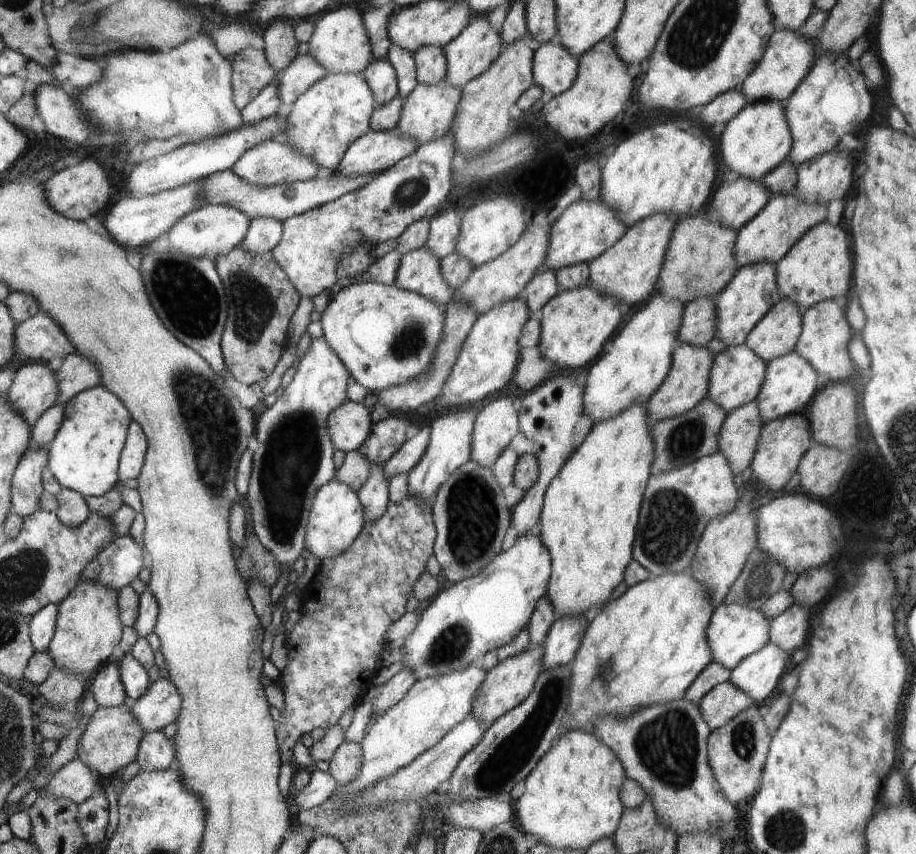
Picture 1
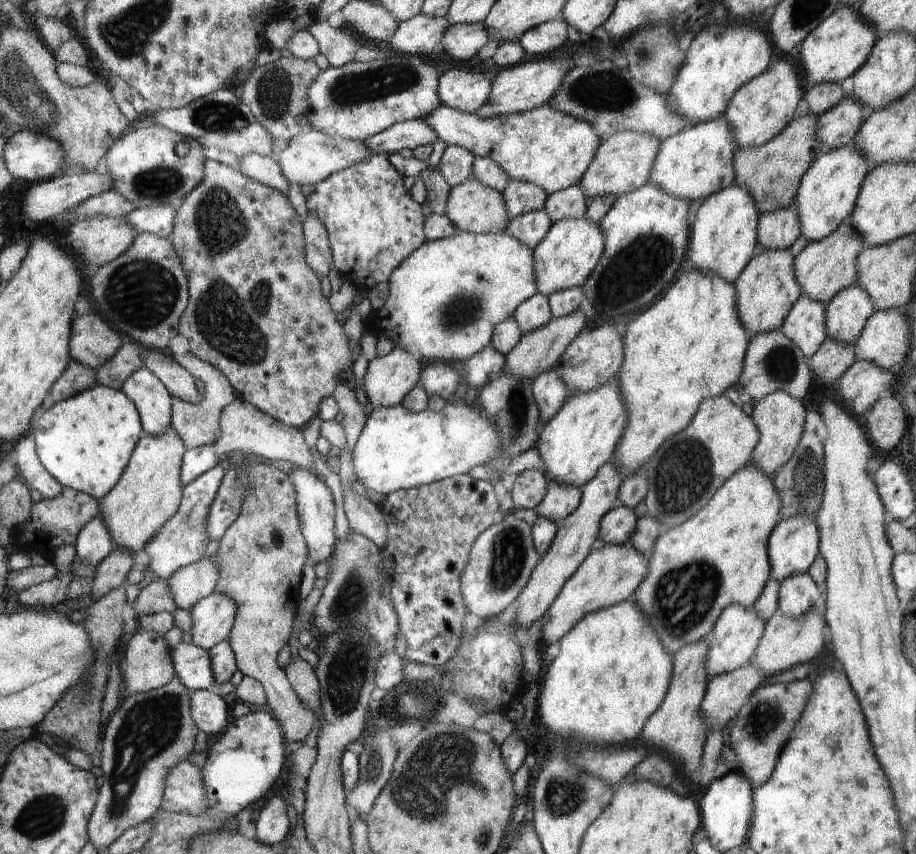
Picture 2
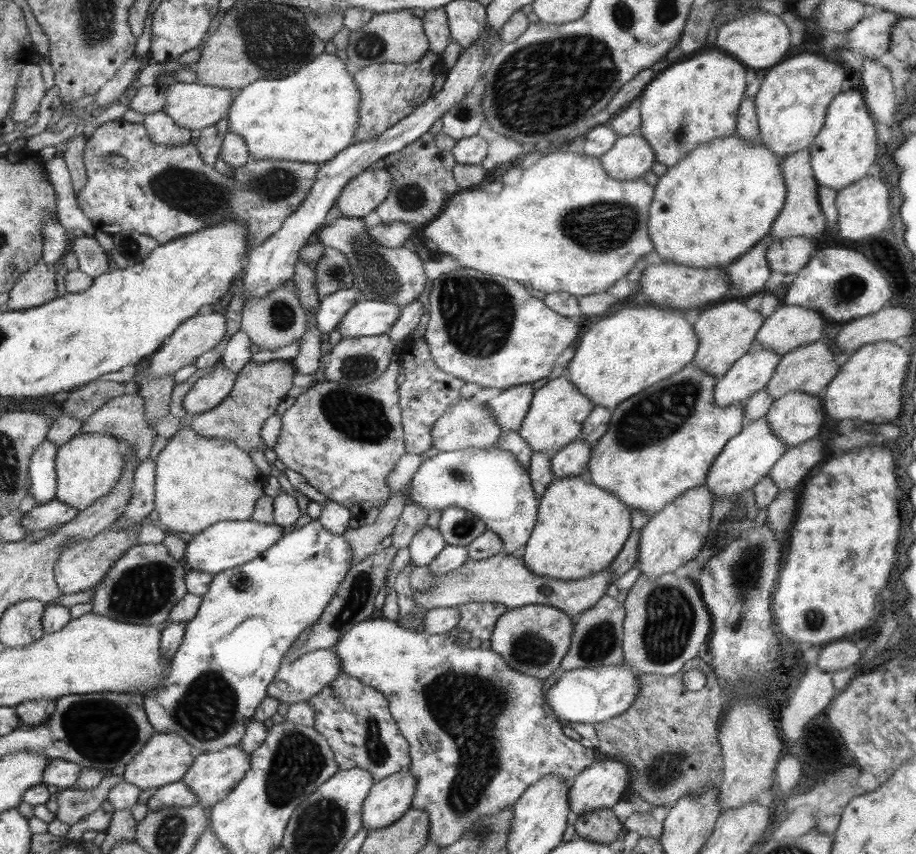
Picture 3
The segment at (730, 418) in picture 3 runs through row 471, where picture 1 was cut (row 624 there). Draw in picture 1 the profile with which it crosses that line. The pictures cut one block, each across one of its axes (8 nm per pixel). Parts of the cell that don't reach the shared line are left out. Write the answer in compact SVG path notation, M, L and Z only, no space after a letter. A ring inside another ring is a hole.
M688 570L645 580L628 588L618 599L607 602L602 612L589 622L579 650L569 664L570 706L565 723L567 732L564 734L573 730L594 734L594 722L598 722L598 718L606 718L606 714L626 718L646 706L682 700L698 674L714 661L706 642L706 628L712 613L712 598L708 590L704 590L704 586L694 580Z

